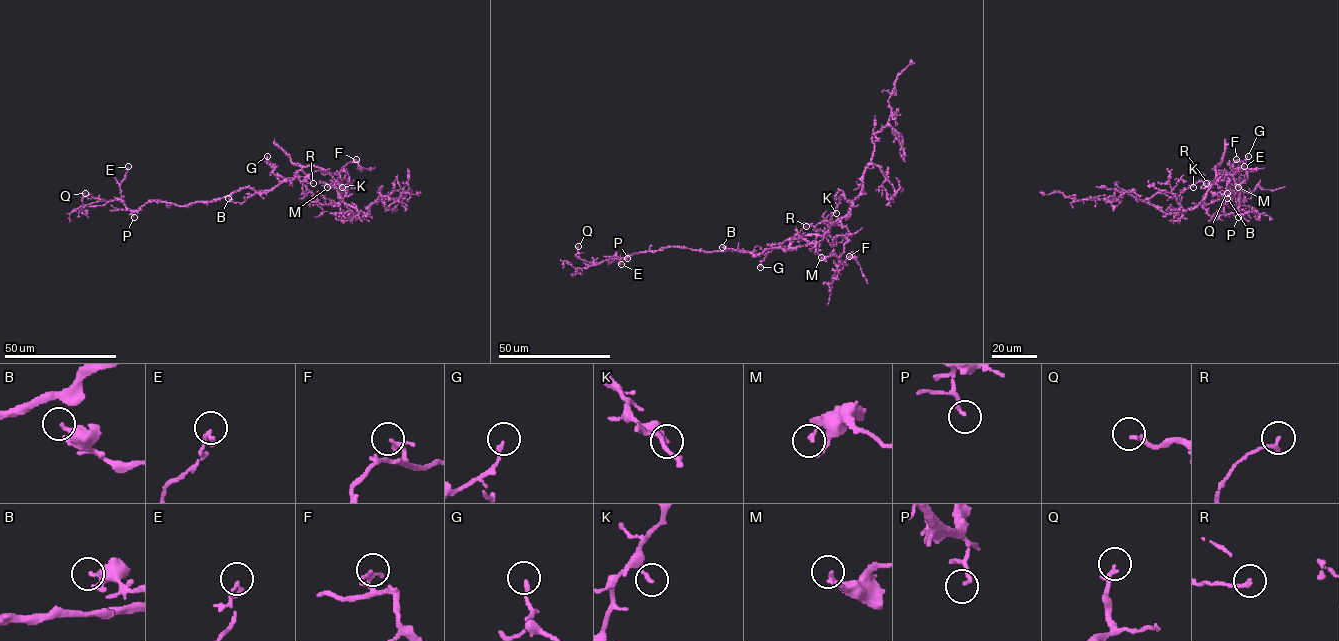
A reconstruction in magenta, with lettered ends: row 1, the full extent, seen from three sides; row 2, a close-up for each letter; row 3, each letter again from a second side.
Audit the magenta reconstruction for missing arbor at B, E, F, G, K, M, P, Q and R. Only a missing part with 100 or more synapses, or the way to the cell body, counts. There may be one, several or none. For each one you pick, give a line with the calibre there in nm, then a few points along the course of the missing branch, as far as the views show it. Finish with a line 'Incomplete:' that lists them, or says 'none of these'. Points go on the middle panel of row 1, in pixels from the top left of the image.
Incomplete: none of these

